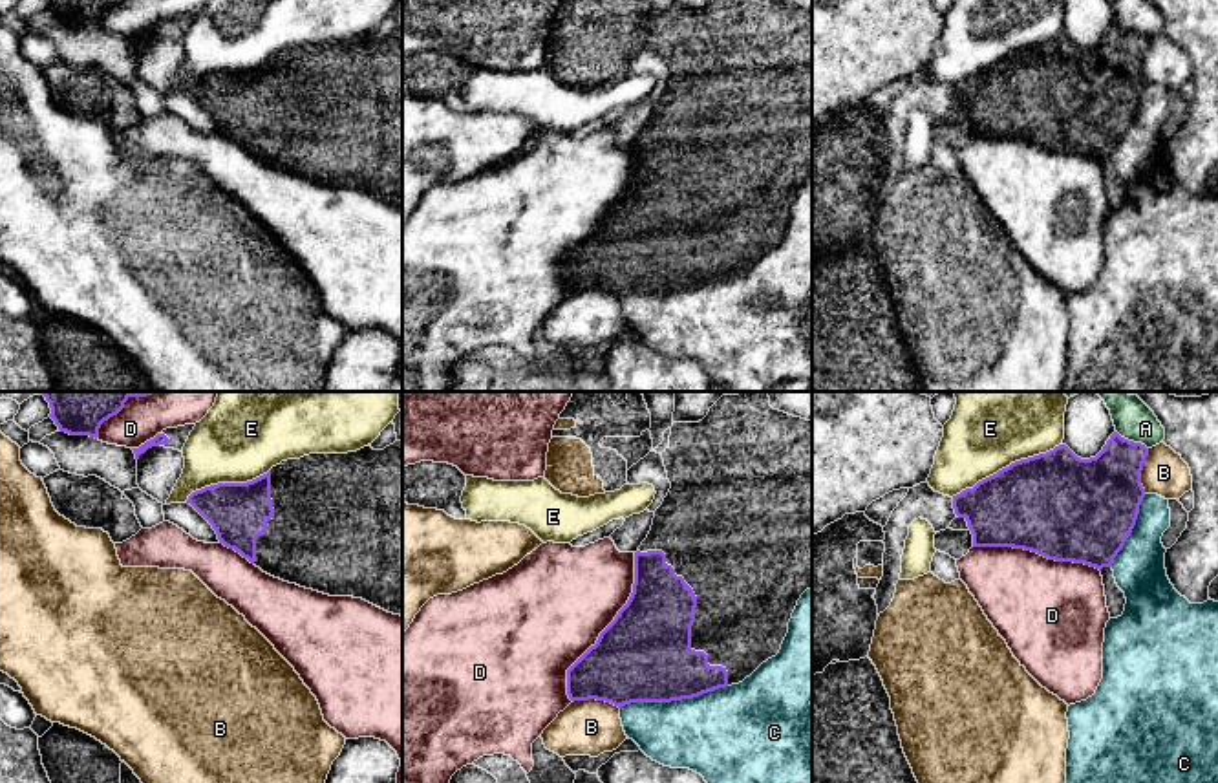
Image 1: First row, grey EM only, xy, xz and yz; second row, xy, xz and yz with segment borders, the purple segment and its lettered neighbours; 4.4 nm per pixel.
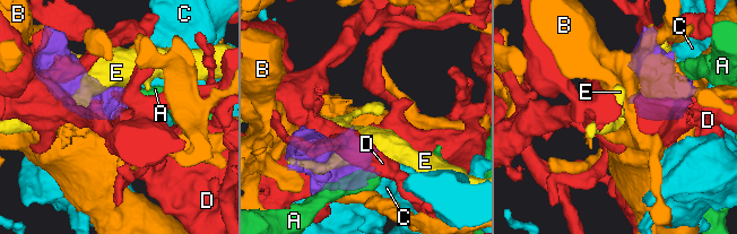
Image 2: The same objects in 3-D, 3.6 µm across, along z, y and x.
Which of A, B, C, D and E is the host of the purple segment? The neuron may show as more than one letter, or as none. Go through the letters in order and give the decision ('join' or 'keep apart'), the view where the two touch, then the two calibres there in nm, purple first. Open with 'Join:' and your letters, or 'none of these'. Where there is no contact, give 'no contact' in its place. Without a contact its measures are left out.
Join: none of these
A: keep apart | yz | 320/140 nm
B: keep apart | xz | 380/240 nm
C: keep apart | xz | 420/380 nm
D: keep apart | xz | 420/480 nm
E: keep apart | yz | 440/300 nm

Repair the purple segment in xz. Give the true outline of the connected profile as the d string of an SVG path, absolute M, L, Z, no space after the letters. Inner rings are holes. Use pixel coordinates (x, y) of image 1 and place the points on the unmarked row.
M710 0L699 13L673 13L669 37L662 42L671 79L655 101L647 128L635 143L635 174L614 210L567 260L567 285L574 291L605 291L618 298L631 293L671 293L743 273L763 252L775 247L801 185L812 177L812 11L779 0Z

